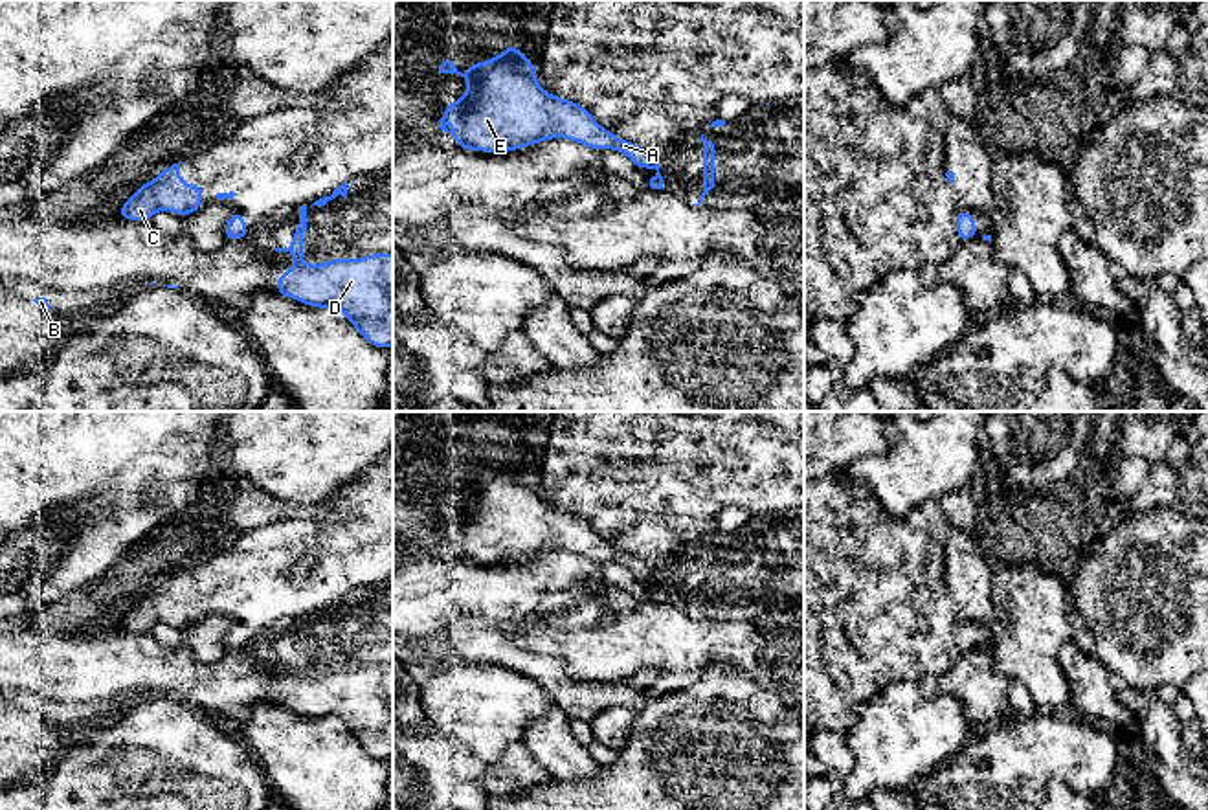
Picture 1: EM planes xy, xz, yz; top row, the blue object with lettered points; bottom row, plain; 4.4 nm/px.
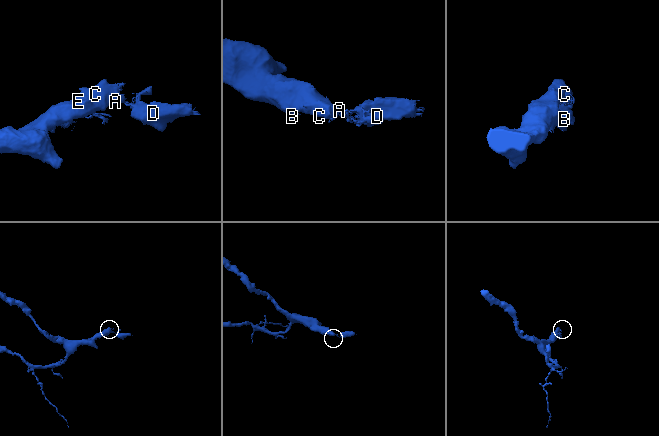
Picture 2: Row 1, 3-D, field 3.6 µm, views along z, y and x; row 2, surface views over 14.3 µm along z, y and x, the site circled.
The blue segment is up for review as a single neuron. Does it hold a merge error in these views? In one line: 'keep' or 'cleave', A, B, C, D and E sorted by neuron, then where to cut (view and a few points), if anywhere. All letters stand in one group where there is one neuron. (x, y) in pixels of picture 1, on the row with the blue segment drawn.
cleave; groups A B C E / D; cut xz (654, 160), (650, 166)

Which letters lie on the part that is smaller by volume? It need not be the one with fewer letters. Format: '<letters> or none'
D

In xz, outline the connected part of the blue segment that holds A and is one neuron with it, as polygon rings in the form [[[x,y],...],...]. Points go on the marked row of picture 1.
[[[507,46],[501,55],[475,62],[463,73],[452,61],[439,73],[468,81],[464,96],[444,107],[439,129],[468,151],[510,152],[551,138],[565,138],[597,151],[626,154],[639,169],[652,167],[654,156],[633,141],[600,127],[582,105],[545,92],[527,53]]]

